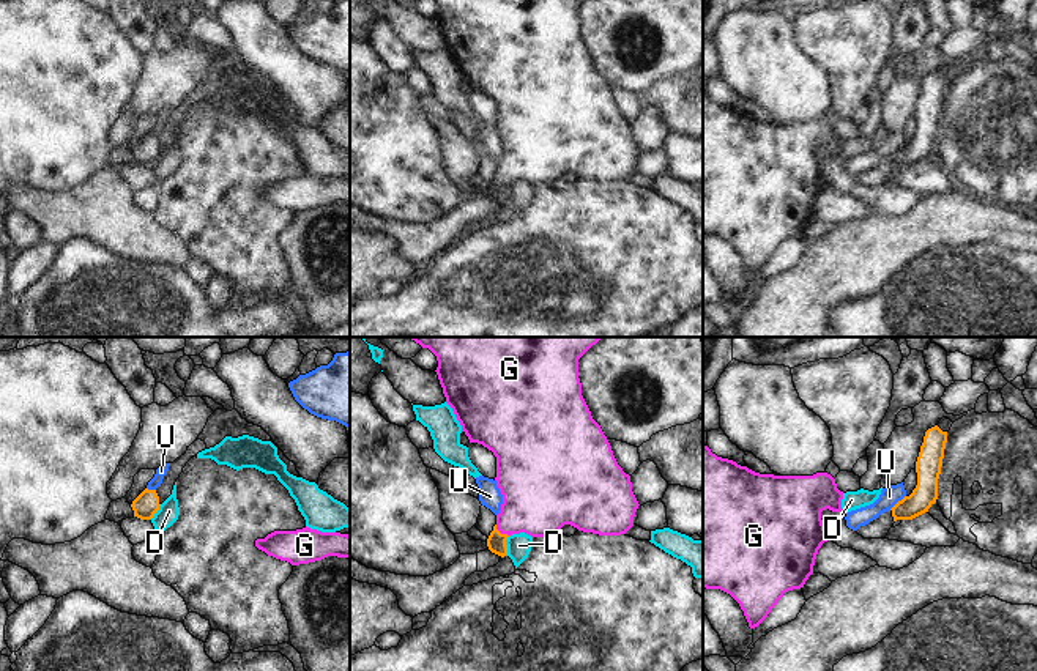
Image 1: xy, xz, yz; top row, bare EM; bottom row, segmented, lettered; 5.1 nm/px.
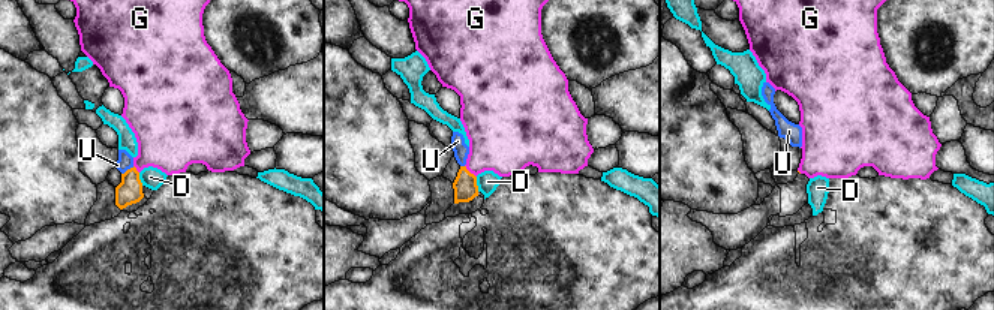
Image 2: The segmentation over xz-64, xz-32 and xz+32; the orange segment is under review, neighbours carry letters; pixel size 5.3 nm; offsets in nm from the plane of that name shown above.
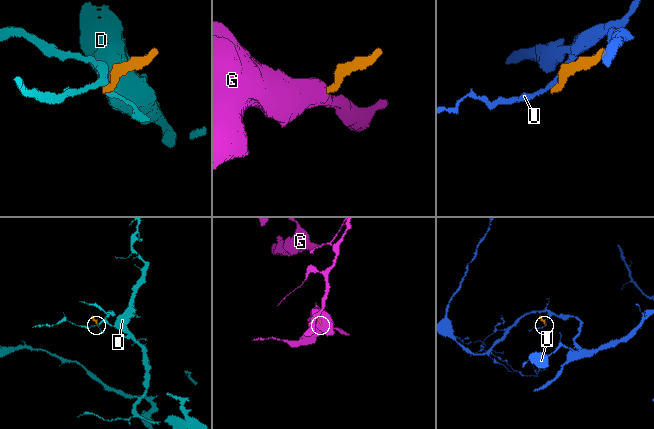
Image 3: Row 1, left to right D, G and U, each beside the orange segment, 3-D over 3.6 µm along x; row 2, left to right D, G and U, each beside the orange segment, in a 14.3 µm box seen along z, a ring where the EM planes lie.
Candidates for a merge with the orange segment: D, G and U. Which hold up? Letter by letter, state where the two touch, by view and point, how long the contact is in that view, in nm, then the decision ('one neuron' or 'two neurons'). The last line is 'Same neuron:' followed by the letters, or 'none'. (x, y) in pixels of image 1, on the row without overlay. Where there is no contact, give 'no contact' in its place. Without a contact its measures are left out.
D: meets orange in xz at (506, 192); contact 110 nm long; two neurons
G: meets orange in xz at (500, 180); contact 90 nm long; one neuron
U: meets orange in yz at (899, 148); contact 120 nm long; two neurons
Same neuron: G

